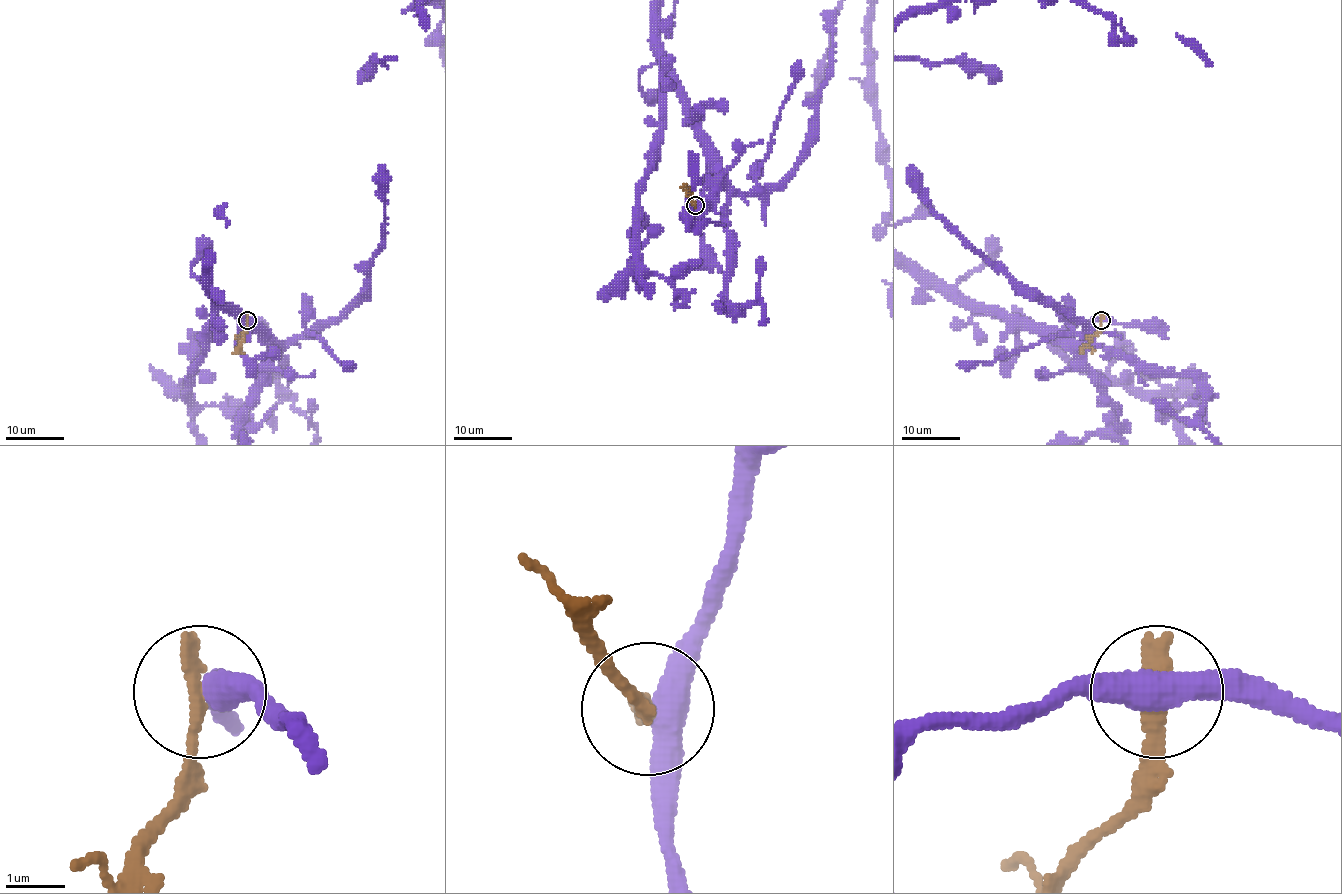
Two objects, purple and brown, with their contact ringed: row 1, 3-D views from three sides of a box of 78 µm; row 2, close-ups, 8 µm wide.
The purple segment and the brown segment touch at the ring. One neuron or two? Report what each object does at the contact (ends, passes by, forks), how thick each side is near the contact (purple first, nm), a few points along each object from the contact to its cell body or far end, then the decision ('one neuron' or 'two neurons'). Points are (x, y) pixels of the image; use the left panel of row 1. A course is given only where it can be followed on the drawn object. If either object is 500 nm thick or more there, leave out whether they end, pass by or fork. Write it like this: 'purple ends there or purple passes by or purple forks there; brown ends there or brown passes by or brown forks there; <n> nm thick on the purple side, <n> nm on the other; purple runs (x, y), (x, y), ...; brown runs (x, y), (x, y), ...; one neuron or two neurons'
purple passes by; brown ends there; 440 nm thick on the purple side, 320 nm on the other; brown runs (248, 320), (246, 330), (233, 354); two neurons

